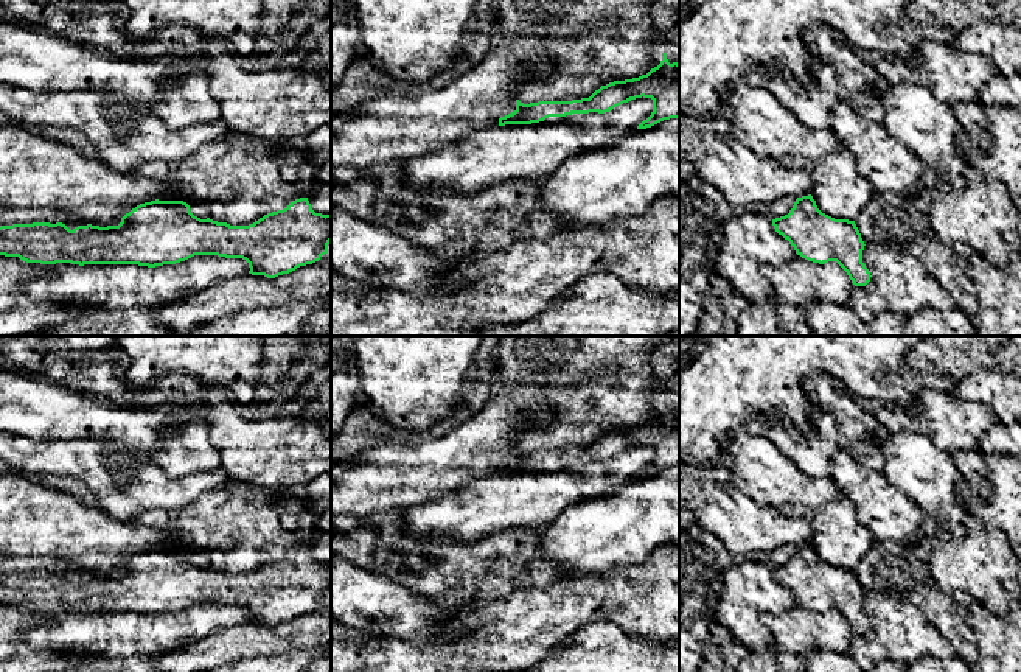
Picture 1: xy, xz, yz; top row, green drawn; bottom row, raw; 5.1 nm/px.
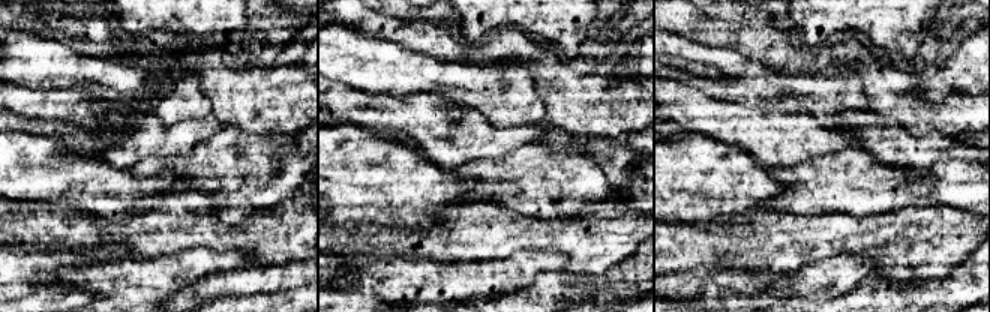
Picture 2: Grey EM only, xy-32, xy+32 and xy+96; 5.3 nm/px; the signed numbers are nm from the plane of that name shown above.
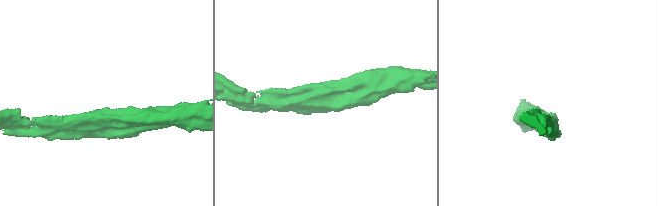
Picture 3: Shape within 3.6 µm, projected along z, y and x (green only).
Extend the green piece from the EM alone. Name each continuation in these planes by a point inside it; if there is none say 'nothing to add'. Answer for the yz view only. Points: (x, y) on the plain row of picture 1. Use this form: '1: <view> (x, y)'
nothing to add

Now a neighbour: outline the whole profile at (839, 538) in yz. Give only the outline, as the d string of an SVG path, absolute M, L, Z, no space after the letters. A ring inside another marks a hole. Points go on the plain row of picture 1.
M844 496L817 509L785 504L780 510L811 526L811 544L817 557L835 568L855 569L875 543L873 535L858 520L856 507Z

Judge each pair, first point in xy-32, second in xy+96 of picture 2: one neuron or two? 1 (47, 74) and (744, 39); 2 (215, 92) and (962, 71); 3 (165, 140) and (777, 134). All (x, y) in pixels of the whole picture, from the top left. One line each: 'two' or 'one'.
1: two
2: two
3: one

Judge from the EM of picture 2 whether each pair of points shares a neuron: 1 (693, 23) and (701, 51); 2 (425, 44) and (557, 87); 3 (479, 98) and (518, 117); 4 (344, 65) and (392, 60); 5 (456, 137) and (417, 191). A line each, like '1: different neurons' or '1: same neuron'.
1: different neurons
2: same neuron
3: same neuron
4: same neuron
5: different neurons

